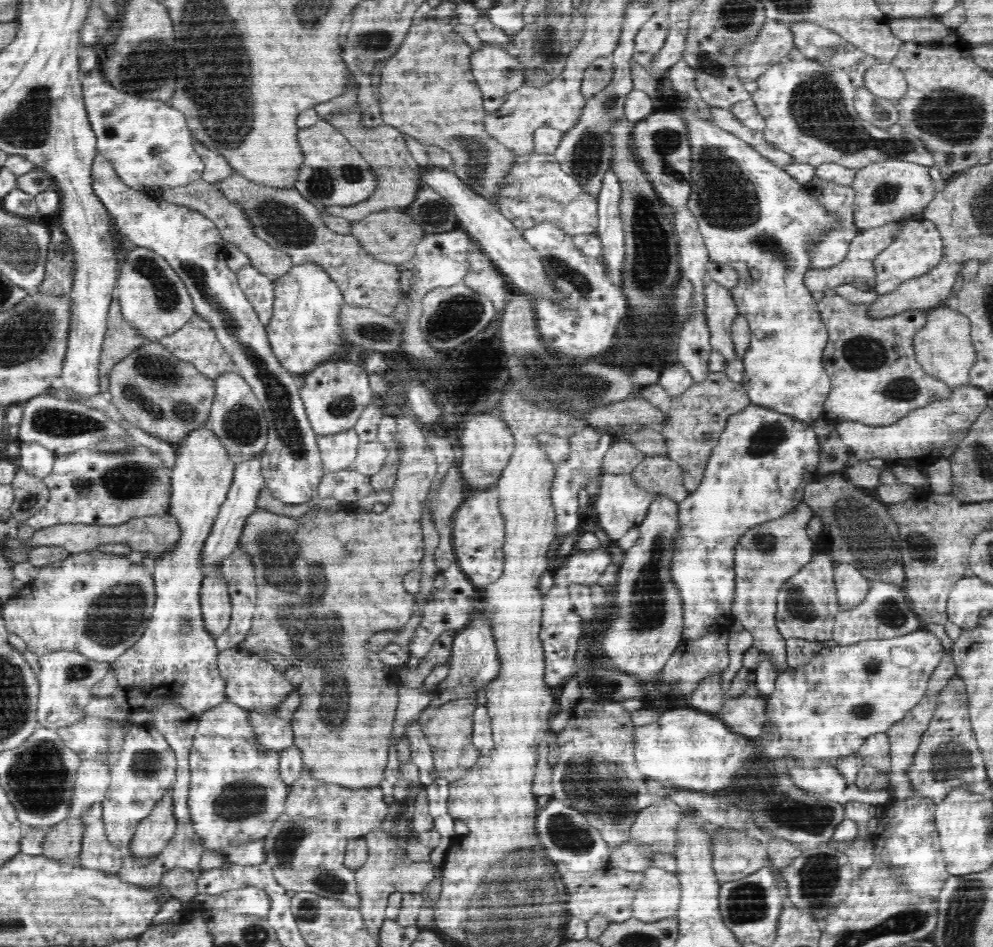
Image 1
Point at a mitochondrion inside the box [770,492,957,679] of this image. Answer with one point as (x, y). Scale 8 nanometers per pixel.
(865, 533)

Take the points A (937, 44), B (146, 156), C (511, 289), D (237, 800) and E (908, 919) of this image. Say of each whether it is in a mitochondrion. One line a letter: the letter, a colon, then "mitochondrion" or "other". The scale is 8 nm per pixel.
A: other
B: other
C: other
D: mitochondrion
E: mitochondrion

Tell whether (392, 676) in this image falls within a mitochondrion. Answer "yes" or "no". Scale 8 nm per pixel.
no

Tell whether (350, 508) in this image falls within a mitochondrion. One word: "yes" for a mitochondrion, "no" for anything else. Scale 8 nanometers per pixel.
no

